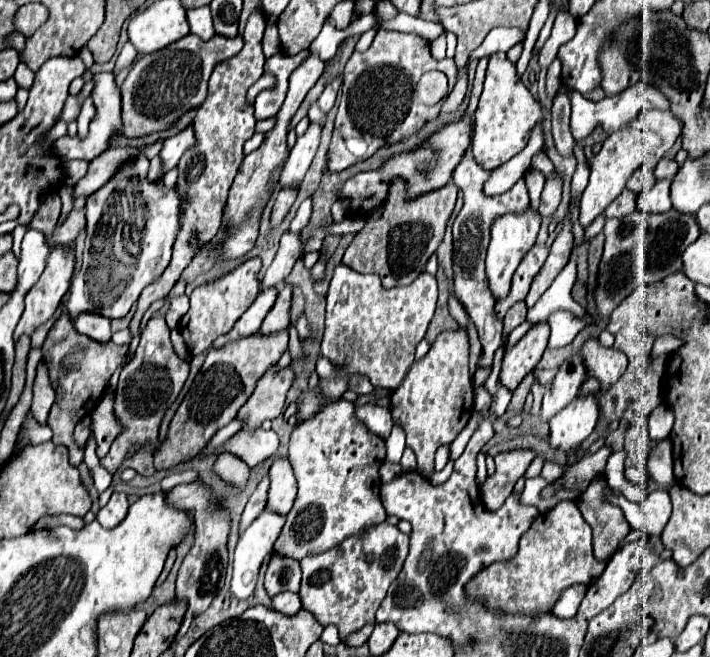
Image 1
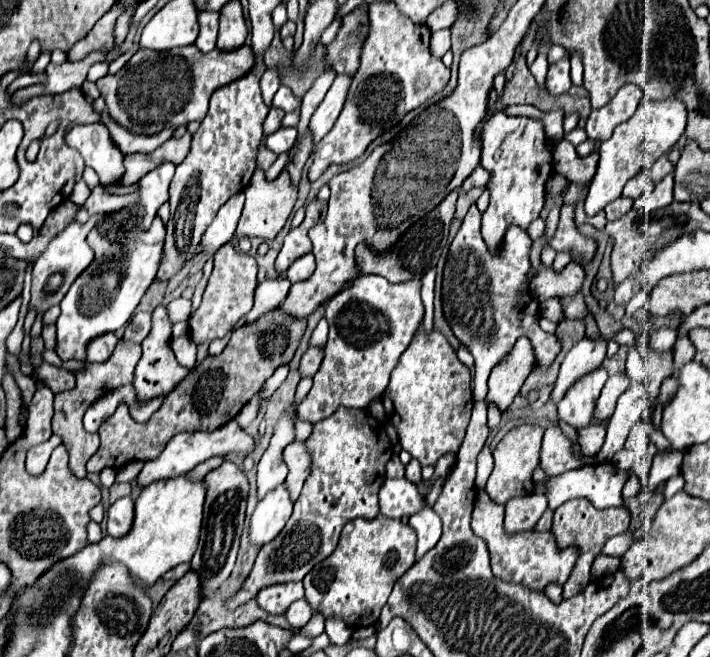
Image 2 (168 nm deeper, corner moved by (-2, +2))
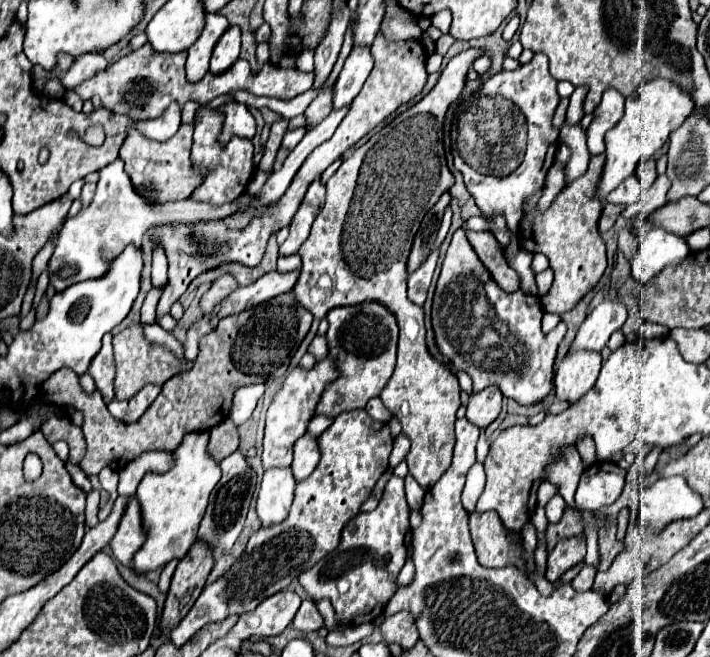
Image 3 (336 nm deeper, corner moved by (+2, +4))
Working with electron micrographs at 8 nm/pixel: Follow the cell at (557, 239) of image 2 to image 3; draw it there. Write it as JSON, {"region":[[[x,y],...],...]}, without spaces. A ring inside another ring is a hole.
{"region":[[[604,153],[594,155],[590,159],[588,171],[574,179],[550,205],[548,211],[536,213],[536,209],[528,211],[522,227],[520,227],[520,239],[526,243],[526,249],[534,253],[544,253],[550,259],[550,267],[554,269],[554,283],[550,291],[540,301],[542,309],[548,313],[562,315],[570,311],[602,277],[606,269],[606,247],[600,239],[598,231],[598,219],[602,211],[602,203],[594,199],[596,181],[600,177],[600,169],[604,167]],[[524,233],[524,237],[522,237]]]}

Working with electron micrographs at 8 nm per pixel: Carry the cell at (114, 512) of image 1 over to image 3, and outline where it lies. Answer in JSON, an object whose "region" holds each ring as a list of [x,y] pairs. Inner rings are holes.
{"region":[[[130,497],[126,503],[126,509],[122,513],[120,525],[110,539],[110,547],[114,551],[114,557],[122,563],[132,567],[132,555],[138,551],[140,543],[144,543],[142,533],[142,519],[140,519],[140,505],[136,497]]]}

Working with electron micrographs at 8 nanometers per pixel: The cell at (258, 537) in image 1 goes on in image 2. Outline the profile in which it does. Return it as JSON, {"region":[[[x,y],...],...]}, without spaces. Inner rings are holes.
{"region":[[[284,483],[272,489],[264,499],[258,501],[252,521],[250,521],[250,539],[256,545],[264,545],[274,539],[286,525],[292,515],[292,499]]]}

